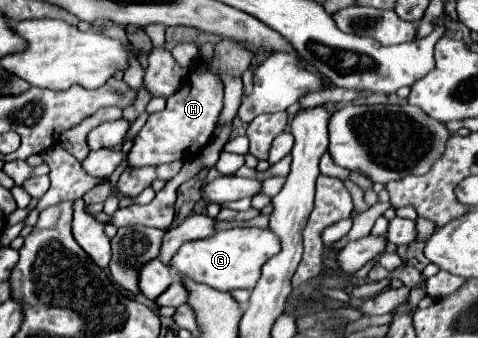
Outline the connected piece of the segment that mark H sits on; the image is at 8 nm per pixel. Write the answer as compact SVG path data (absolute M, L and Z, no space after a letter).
M197 67L193 69L189 75L187 75L187 81L183 83L183 87L179 89L179 93L175 93L173 97L167 99L167 107L159 113L153 113L149 115L147 123L143 125L143 129L139 131L139 135L135 137L135 143L129 151L129 167L143 167L143 165L161 165L161 163L171 163L171 161L177 161L183 157L195 157L201 153L201 149L213 139L213 131L215 131L215 125L219 121L219 115L223 111L223 81L207 71L205 67Z

